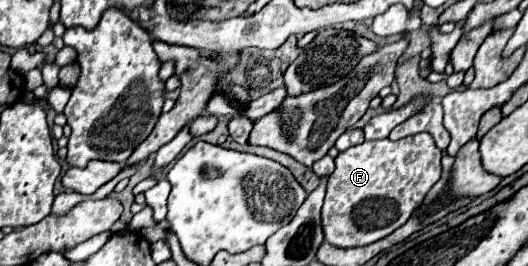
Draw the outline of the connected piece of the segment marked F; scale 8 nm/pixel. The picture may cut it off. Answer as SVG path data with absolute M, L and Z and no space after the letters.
M427 132L399 142L389 138L365 140L341 152L335 158L335 172L329 176L321 212L325 240L337 248L367 246L395 232L411 218L411 212L439 180L443 172L441 156Z

